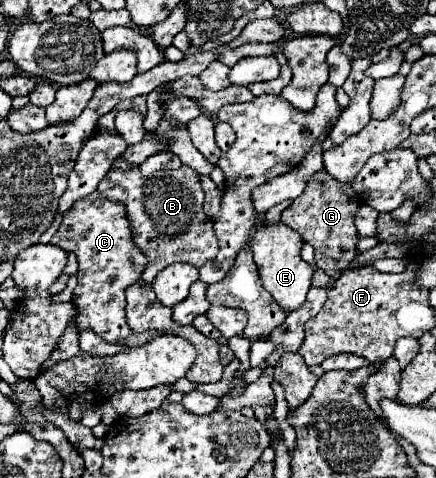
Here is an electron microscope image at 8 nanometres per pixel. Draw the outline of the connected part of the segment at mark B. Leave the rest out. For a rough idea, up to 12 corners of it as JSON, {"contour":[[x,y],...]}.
{"contour":[[117,159],[97,191],[125,207],[149,285],[217,255],[191,167],[143,177]]}

